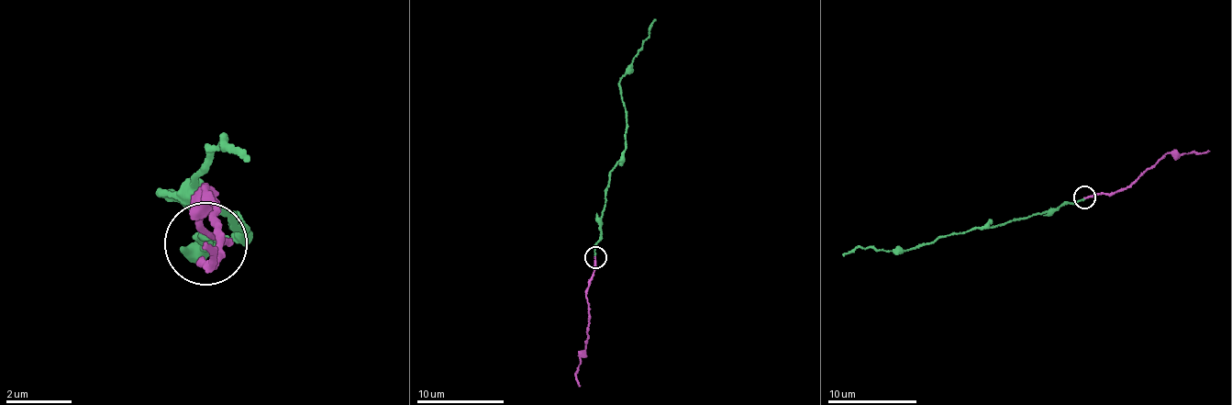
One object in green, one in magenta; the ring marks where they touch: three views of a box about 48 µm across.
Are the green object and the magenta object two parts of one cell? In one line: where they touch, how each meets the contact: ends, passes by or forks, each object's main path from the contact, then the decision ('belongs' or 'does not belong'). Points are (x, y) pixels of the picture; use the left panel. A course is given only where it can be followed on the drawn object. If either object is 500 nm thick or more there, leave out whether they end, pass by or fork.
place (205, 243); green ends; magenta ends; course green (205, 251), (210, 246), (192, 232), (244, 230), (159, 188), (193, 183), (219, 137), (245, 150); course magenta (205, 242), (217, 256), (205, 267), (222, 232), (202, 188), (199, 222), (235, 242); belongs

